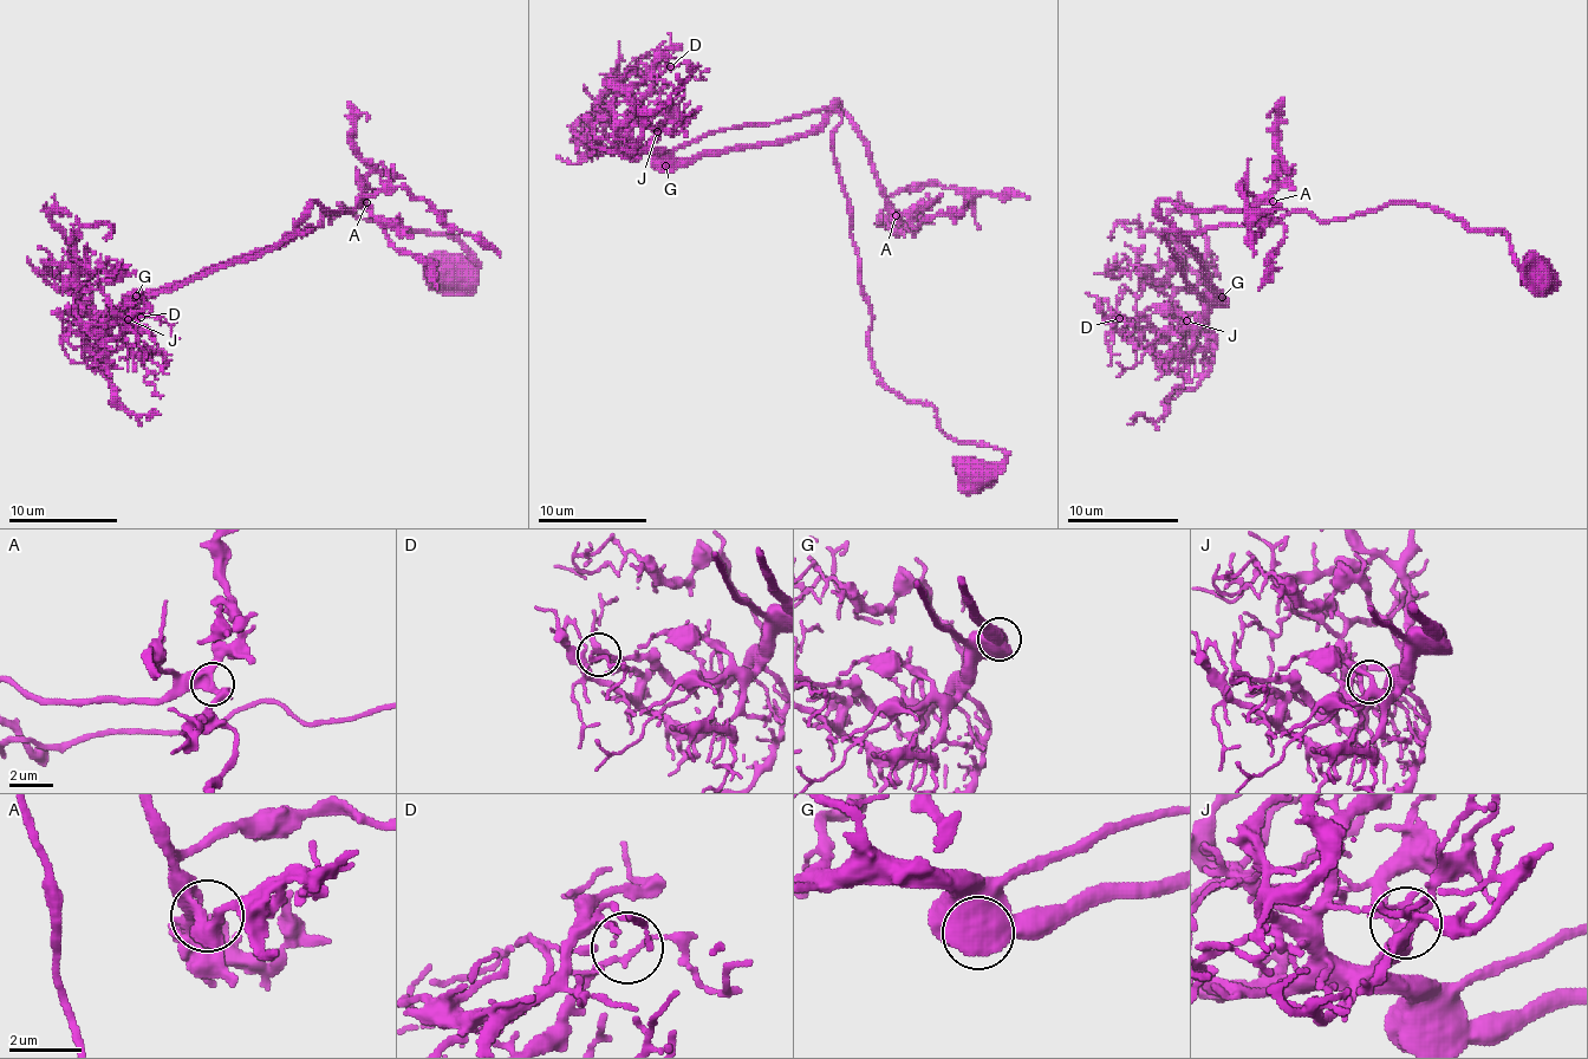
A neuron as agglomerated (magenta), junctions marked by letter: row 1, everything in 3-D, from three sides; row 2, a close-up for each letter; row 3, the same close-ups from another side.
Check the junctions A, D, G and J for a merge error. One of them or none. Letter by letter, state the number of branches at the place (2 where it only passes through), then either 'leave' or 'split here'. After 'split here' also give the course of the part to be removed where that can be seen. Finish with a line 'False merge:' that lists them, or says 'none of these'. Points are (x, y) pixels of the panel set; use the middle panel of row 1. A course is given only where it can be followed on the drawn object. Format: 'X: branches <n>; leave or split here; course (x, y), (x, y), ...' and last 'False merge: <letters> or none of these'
A: branches 3; leave
D: branches 2; leave
G: branches 2; leave
J: branches 3; leave
False merge: none of these

